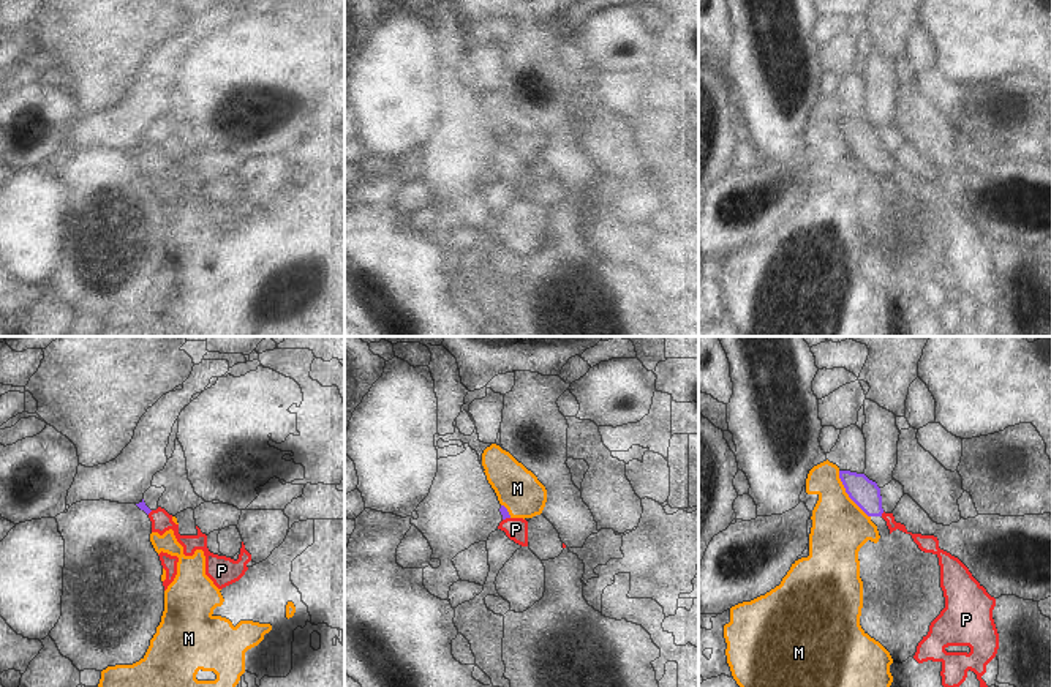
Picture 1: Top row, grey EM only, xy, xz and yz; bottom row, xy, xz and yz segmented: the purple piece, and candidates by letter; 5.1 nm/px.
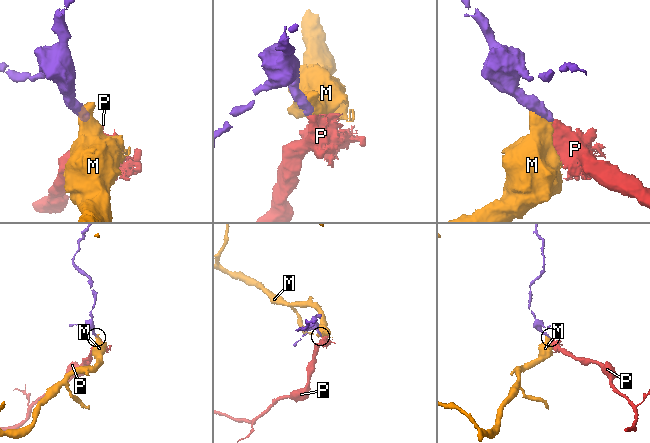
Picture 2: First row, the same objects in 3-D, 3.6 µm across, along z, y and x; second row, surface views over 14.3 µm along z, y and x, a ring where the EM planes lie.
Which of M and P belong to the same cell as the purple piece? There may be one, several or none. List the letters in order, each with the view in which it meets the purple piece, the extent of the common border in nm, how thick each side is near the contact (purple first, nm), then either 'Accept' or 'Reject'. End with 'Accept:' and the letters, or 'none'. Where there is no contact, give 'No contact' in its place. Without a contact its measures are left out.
M: Touches purple in yz. Shared border 280 nm. Thickness 150 nm (purple) against 280 nm. Reject
P: Touches purple in yz. Shared border 30 nm. Thickness 150 nm (purple) against 60 nm. Accept
Accept: P.

